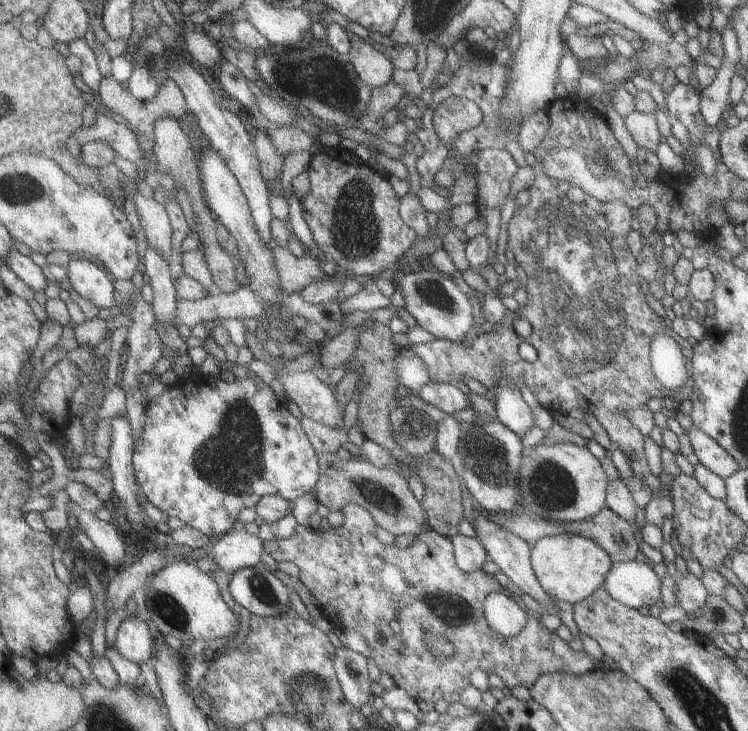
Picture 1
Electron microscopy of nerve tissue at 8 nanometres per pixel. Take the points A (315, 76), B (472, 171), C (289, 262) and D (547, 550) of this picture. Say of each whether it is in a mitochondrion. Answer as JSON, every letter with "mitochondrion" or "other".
{"A":"mitochondrion","B":"other","C":"other","D":"other"}

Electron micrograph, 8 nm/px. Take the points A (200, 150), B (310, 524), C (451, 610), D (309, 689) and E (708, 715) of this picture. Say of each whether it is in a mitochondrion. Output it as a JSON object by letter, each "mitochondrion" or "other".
{"A":"other","B":"other","C":"mitochondrion","D":"mitochondrion","E":"mitochondrion"}

